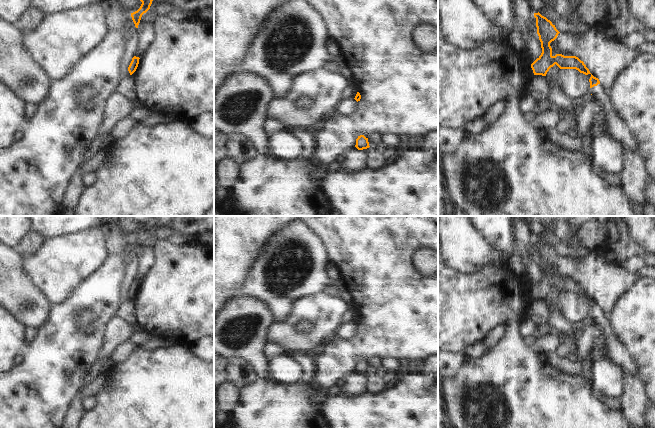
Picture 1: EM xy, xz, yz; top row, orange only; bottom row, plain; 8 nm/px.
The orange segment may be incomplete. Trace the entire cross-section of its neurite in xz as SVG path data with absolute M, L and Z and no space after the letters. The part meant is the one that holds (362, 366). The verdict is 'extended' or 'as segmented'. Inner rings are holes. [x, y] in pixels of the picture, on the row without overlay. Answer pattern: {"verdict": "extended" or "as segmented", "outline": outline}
{"verdict": "as segmented", "outline": "M364 359L358 360L358 362L356 363L355 371L358 374L363 374L363 373L369 372L370 370L369 370L368 362L366 362Z"}

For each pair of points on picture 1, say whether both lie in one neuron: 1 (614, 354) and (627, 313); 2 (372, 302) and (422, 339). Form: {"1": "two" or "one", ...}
{"1": "two", "2": "one"}

